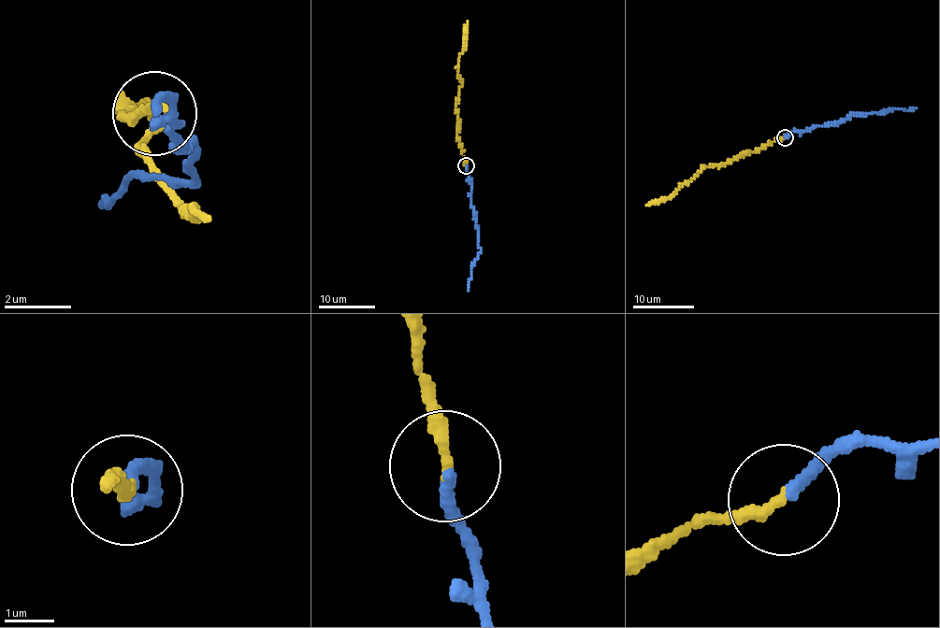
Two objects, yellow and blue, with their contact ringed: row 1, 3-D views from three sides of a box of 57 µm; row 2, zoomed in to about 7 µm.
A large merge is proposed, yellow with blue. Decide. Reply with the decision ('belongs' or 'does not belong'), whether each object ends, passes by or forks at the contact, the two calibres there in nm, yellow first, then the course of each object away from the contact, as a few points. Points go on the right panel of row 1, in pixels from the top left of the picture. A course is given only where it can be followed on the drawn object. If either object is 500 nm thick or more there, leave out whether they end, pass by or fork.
belongs; yellow ends; blue ends; calibres 240 and 240 nm; course yellow (785, 137), (765, 144), (755, 151), (744, 152), (727, 163), (706, 166), (670, 198), (647, 206); course blue (785, 137), (795, 130), (836, 123), (852, 115), (917, 108)

